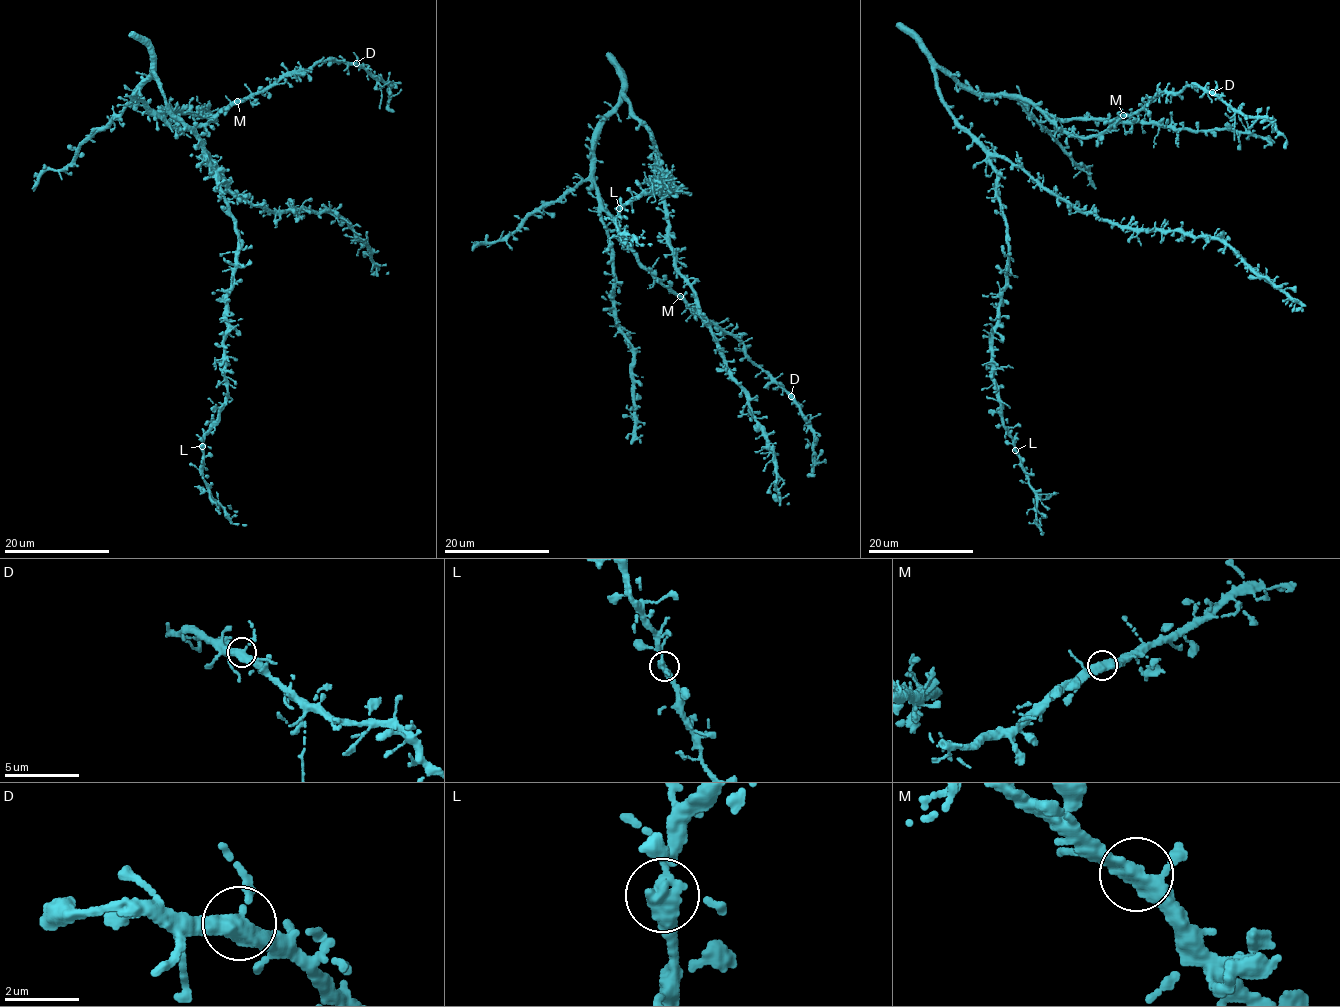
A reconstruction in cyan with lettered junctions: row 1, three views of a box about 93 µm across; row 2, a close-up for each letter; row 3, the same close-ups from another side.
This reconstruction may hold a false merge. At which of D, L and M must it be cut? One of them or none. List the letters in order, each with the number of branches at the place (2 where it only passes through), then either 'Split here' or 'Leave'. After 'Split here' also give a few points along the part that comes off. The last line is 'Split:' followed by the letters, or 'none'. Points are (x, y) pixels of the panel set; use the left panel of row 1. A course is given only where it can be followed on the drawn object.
D: Branches: 3. Leave
L: Branches: 3. Leave
M: Branches: 3. Leave
Split: none

